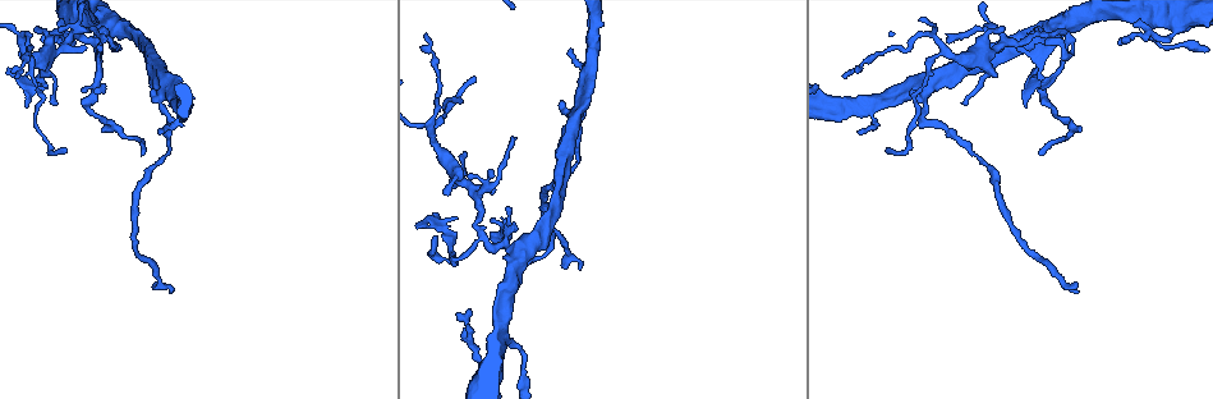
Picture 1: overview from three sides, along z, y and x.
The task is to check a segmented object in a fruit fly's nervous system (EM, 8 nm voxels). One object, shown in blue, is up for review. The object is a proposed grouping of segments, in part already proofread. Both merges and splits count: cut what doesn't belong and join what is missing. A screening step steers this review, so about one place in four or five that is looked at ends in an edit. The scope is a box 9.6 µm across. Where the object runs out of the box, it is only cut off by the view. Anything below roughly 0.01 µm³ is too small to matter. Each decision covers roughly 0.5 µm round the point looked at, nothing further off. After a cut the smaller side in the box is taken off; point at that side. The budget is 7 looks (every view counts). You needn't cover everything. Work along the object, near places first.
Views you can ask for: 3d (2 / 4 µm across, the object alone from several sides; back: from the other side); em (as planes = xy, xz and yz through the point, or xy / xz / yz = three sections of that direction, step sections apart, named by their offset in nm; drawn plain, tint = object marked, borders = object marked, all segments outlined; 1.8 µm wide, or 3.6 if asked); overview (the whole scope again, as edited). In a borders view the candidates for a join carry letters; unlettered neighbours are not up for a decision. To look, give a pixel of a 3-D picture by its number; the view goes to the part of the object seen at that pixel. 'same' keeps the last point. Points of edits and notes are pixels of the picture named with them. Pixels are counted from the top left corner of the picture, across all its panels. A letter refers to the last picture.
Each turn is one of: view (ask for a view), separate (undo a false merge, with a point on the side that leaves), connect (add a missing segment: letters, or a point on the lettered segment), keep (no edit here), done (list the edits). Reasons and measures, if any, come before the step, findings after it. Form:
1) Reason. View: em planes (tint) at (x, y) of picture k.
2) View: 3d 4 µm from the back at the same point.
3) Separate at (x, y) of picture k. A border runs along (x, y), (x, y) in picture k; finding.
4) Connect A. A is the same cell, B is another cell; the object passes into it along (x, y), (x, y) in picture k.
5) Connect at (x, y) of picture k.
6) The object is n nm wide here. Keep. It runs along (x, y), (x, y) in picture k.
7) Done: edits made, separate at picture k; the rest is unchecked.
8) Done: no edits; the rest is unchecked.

Long arm stops here. View: em xz step 16 (borders) at (888, 151) of picture 1.

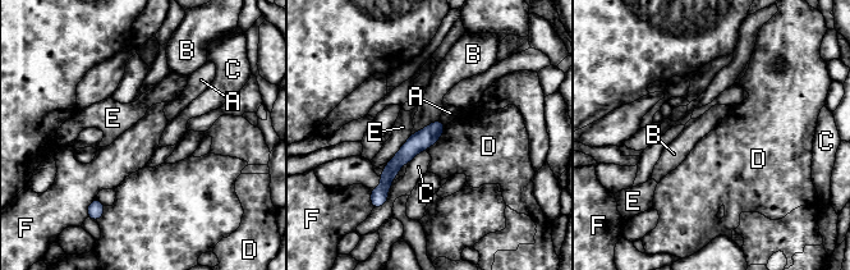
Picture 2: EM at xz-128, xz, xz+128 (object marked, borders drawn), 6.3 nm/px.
Keep. A, B, C, D, E and F are other cells; a border runs along (446, 126), (442, 134), (424, 150) in picture 2; no lettered segment goes on from it.

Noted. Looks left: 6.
Branch point. View: em planes (borders) at (925, 89) of picture 1.

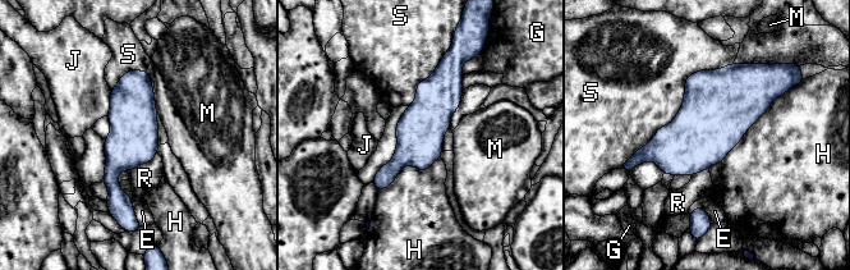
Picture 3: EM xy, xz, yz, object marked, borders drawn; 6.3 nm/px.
Keep. E, G, H, J, M, R and S are other cells; a border runs along (785, 91), (772, 101), (722, 163) in picture 3; all the same cell.

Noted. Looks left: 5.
Three-way junction. View: 3d 4 µm at (1047, 34) of picture 1.

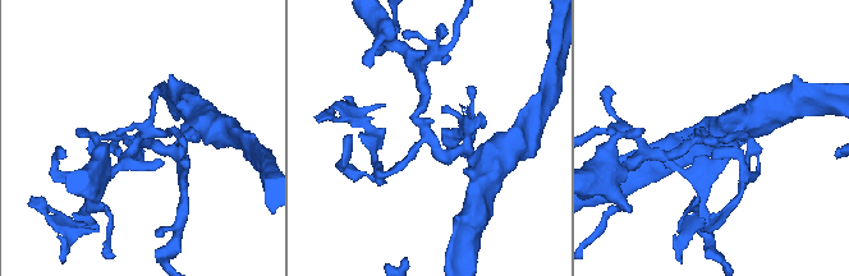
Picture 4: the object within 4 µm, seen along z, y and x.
3 arms meet here. View: em xz step 8 (borders) at (424, 137) of picture 4.

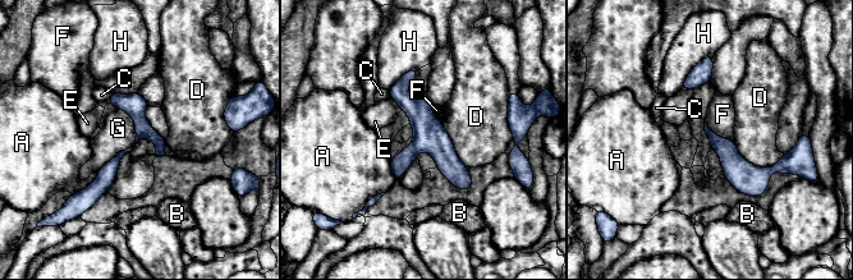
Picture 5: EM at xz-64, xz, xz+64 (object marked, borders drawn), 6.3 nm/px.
Keep. A, B, C, D, E, F, G and H are other cells; it runs along (413, 72), (403, 97), (466, 186) in picture 5; all the same cell.

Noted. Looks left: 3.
Done: no edits; the rest is unchecked.

